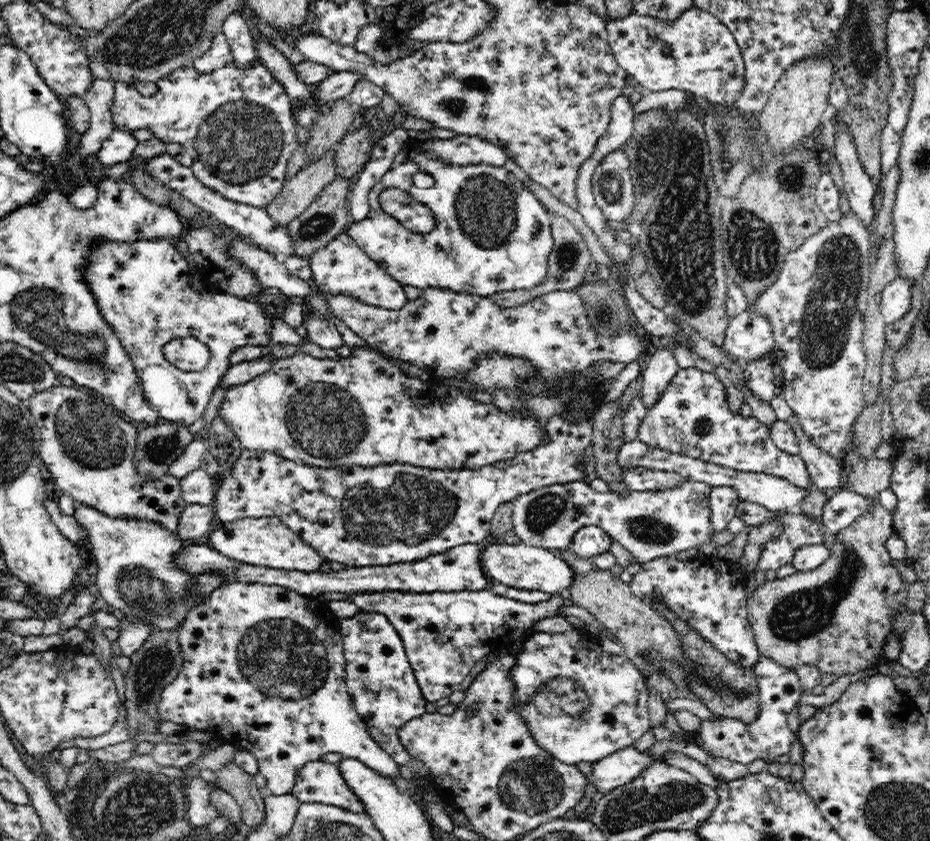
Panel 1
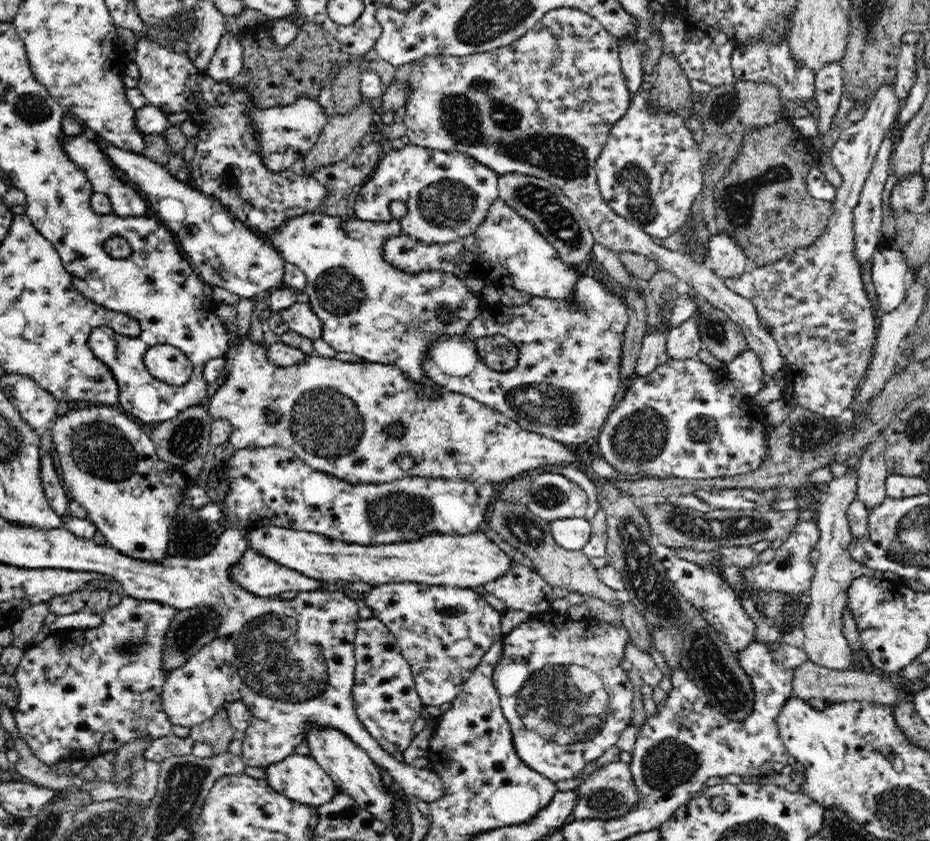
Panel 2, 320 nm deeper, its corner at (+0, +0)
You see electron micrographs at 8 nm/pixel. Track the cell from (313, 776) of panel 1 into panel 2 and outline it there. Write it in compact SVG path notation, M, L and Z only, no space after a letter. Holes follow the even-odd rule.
M297 753L264 769L270 788L290 800L311 807L330 802L340 789L311 755Z

